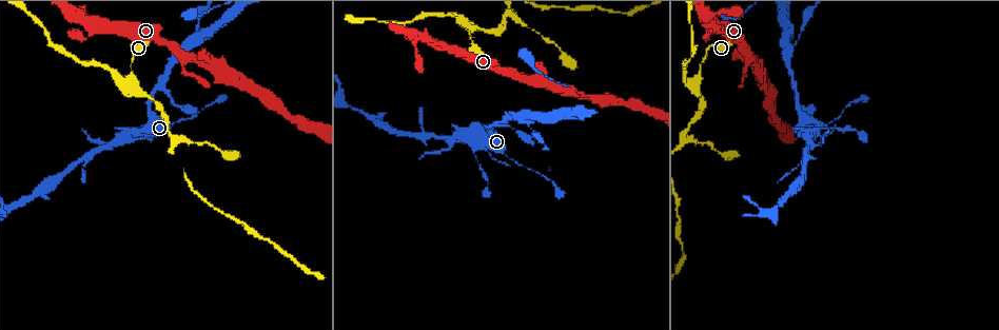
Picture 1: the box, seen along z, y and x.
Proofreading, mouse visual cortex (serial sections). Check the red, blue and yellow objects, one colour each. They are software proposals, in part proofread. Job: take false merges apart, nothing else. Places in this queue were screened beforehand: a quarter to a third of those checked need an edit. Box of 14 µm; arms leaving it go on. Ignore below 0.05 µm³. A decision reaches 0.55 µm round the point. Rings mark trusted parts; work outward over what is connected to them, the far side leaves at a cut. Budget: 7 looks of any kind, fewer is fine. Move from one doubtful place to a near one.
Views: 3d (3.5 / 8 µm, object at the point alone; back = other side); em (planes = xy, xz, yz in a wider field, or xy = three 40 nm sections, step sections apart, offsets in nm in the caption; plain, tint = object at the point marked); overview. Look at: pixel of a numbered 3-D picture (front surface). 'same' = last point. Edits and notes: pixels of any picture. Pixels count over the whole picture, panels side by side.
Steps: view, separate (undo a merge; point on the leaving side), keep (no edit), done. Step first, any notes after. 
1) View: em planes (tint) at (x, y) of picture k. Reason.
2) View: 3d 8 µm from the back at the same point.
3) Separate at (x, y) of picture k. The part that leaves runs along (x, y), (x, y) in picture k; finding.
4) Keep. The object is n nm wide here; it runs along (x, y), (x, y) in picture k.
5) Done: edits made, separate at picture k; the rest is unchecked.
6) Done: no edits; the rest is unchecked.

View: 3d 3.5 µm at (158, 86) of picture 1. A fork.

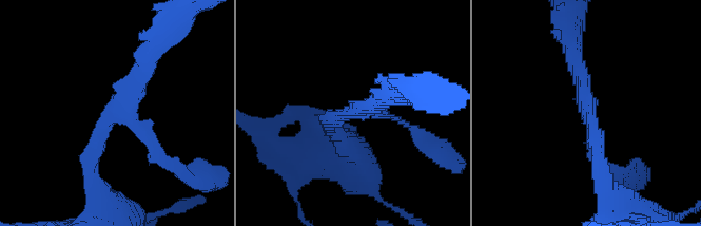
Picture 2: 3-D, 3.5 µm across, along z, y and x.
View: em xy step 5 (tint) at (351, 113) of picture 2. Shape alone is not enough.

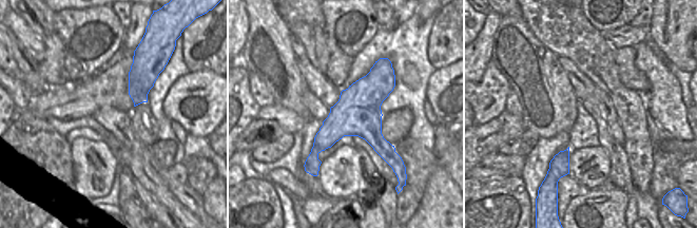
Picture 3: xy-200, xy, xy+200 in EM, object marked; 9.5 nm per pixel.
Keep. All the same cell.

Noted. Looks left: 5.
View: 3d 3.5 µm at (788, 43) of picture 1. Thin arm on a thick one.

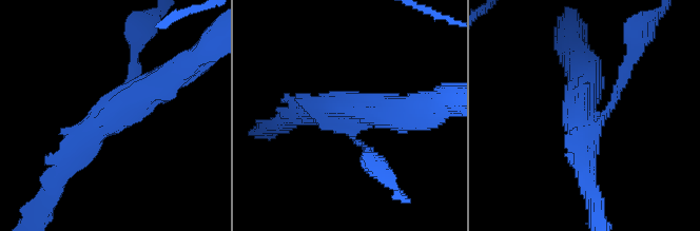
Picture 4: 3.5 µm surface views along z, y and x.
View: em xy step 3 (tint) at (111, 118) of picture 4. 3 arms meet here; the arms are 150, 300, 400 nm wide.

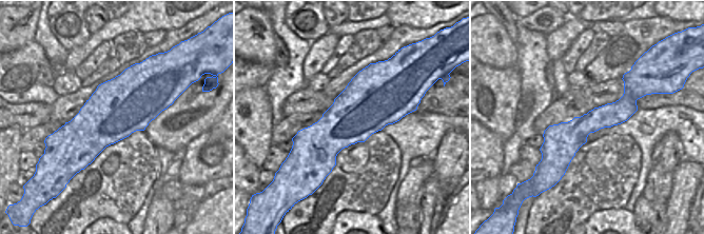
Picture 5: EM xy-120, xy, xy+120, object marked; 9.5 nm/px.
View: em xy step 2 (tint) at the same point.

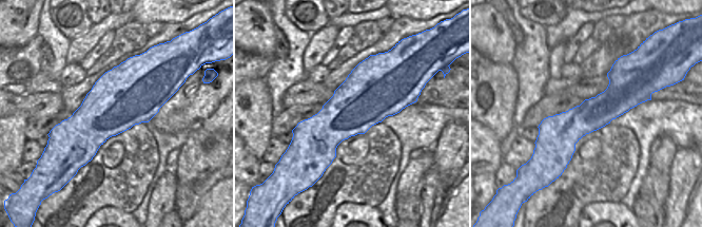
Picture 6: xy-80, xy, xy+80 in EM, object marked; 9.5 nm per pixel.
Keep. It runs along (642, 99), (617, 99), (541, 136) in picture 6; all the same cell.

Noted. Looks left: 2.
View: 3d 3.5 µm from the back at (832, 129) of picture 1. Narrows sharply.

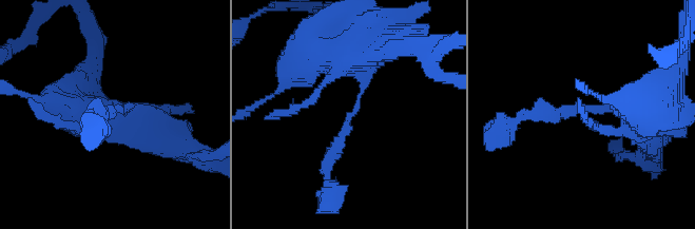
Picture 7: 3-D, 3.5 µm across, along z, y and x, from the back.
View: em xy step 2 (tint) at (588, 107) of picture 7. Need the tissue.

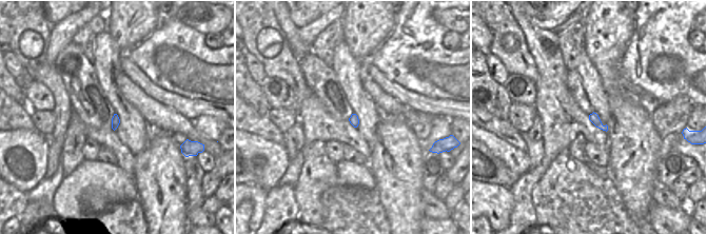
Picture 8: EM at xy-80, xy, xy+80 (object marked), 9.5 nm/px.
Keep. The arms are 200, 300 nm wide; it runs along (332, 53), (361, 78), (361, 96), (325, 167) in picture 7; one cell here.

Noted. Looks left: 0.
Done: no edits; the rest is unchecked.

